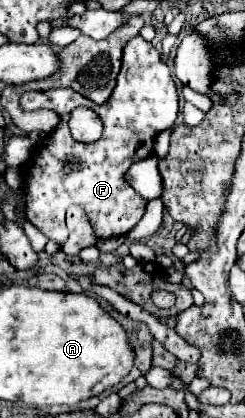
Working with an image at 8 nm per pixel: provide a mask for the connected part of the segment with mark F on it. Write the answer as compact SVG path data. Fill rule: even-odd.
M134 36L124 46L122 70L110 100L96 106L92 100L74 92L72 88L54 88L46 92L24 92L20 98L24 110L50 108L62 114L62 122L50 134L50 146L40 146L28 164L22 168L26 190L26 218L60 248L68 240L64 222L66 208L80 204L88 214L98 238L114 238L128 234L144 216L146 200L134 192L124 180L132 162L148 158L154 150L156 136L172 128L178 114L178 94L166 62L158 50L142 36ZM76 106L88 106L104 122L104 136L92 144L76 142L70 134L68 120Z

